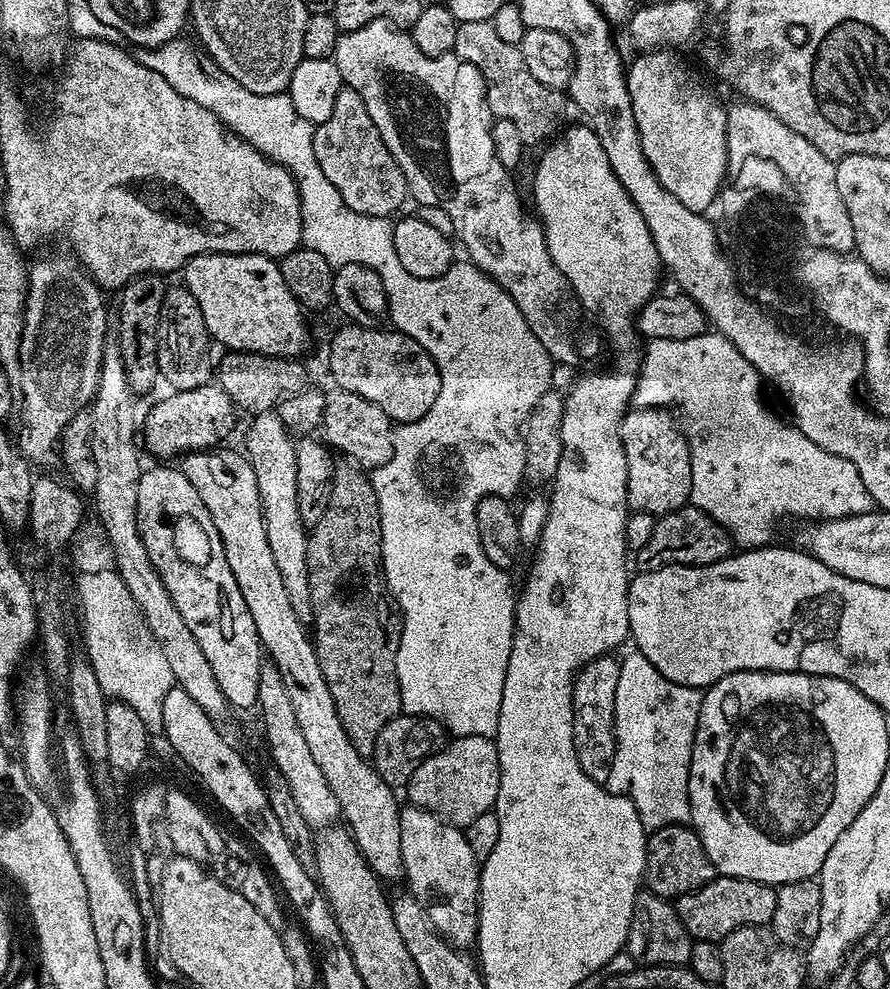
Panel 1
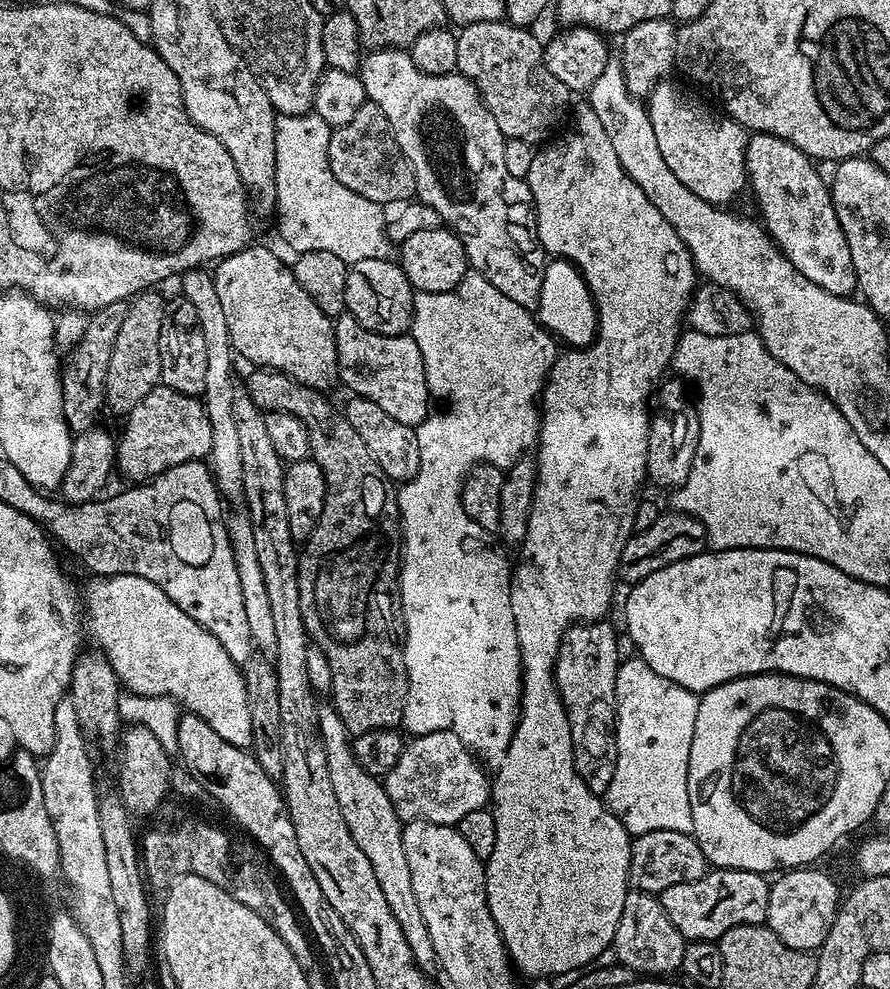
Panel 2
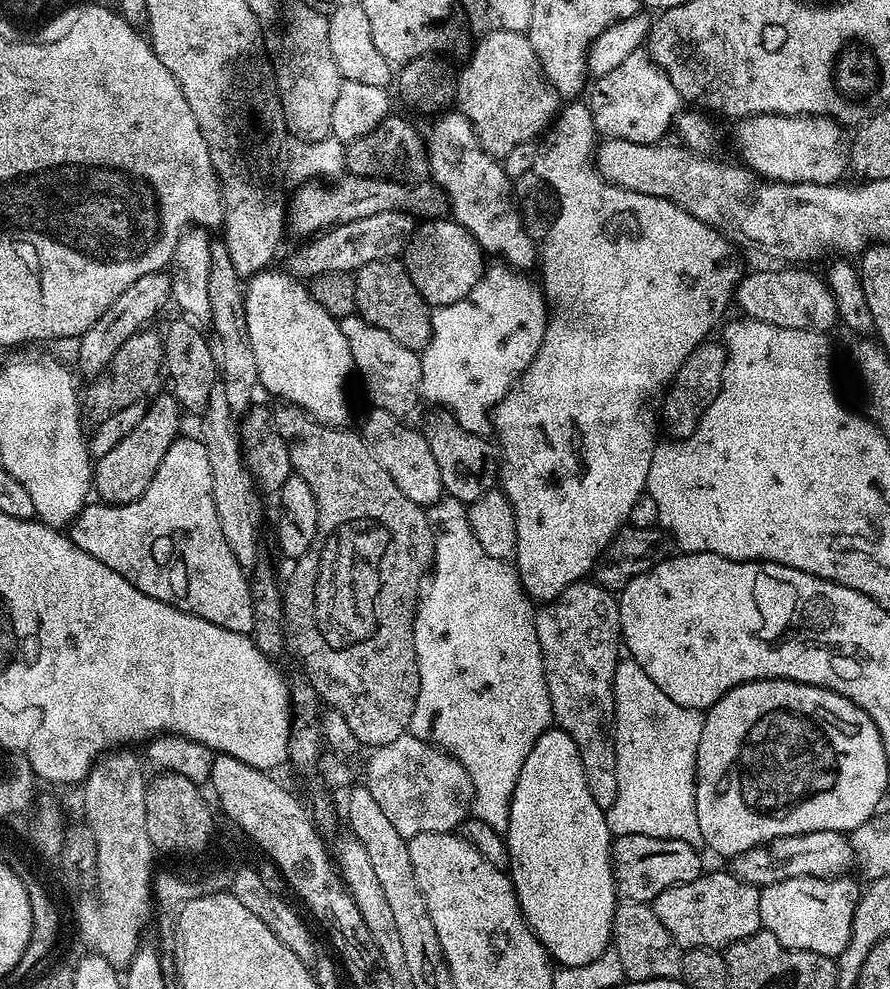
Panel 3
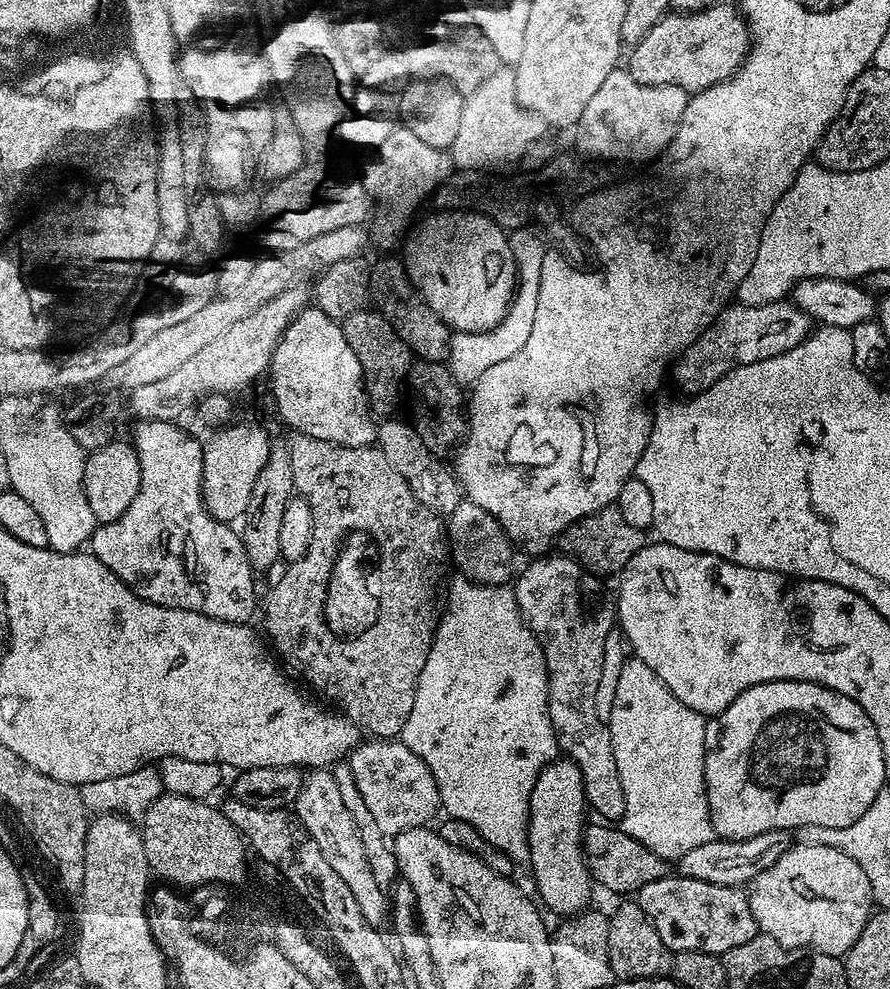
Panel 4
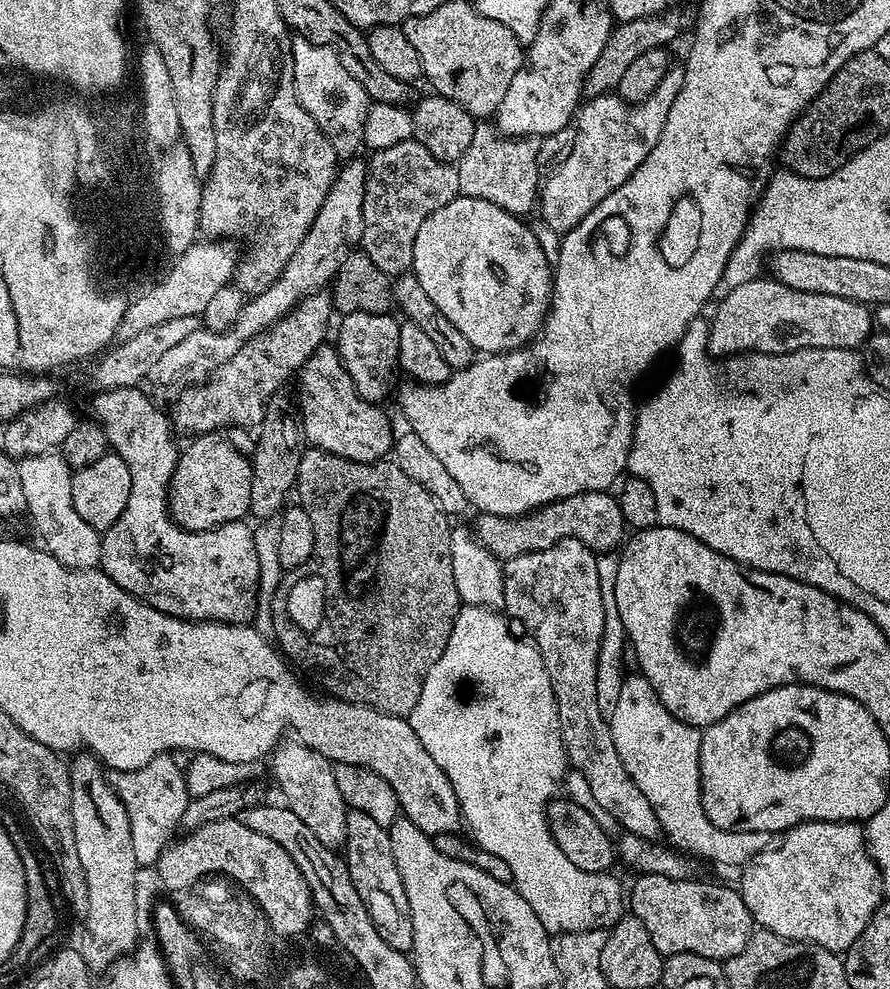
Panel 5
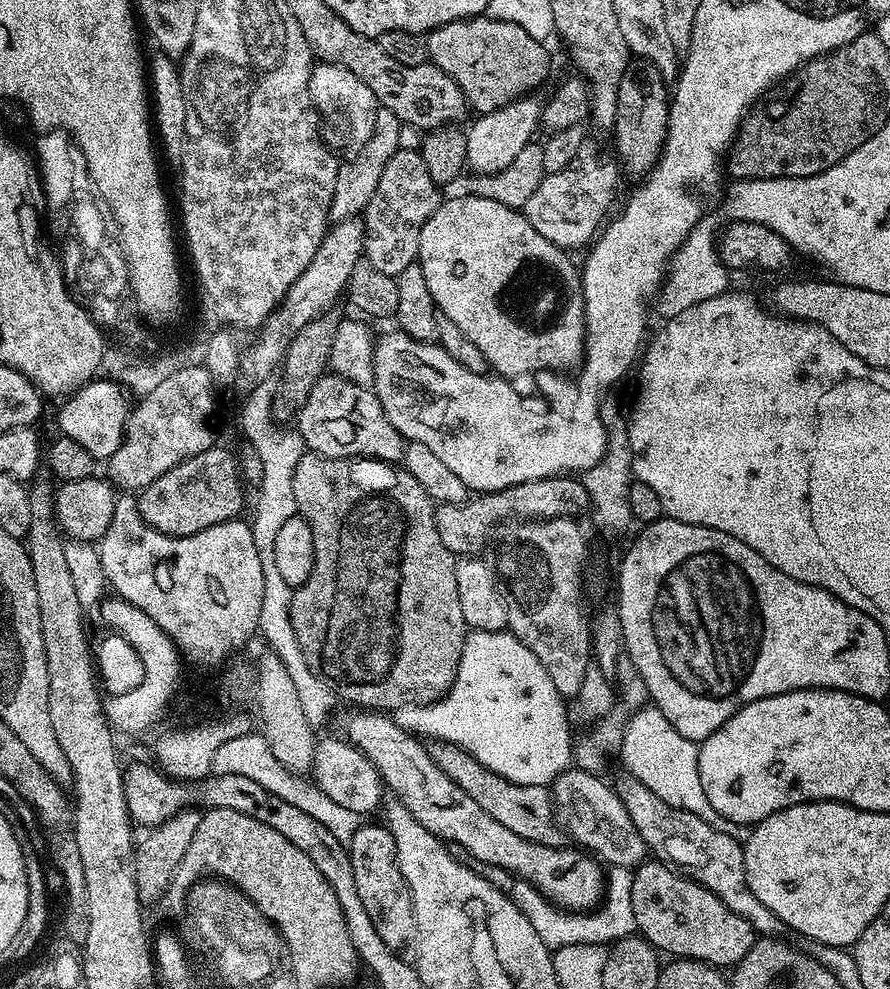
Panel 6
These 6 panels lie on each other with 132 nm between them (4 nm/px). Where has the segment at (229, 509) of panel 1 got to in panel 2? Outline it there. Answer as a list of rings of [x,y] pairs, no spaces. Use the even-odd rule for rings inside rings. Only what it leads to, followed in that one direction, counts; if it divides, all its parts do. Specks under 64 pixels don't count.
[[[328,702],[321,703],[316,714],[326,752],[326,766],[330,770],[330,783],[334,786],[334,798],[338,798],[338,810],[342,810],[342,818],[346,818],[350,838],[354,838],[354,842],[358,842],[358,850],[370,858],[370,866],[374,866],[374,878],[378,878],[378,886],[382,886],[390,914],[394,914],[394,919],[398,921],[413,960],[421,972],[431,973],[431,968],[437,967],[438,959],[434,942],[430,940],[430,930],[422,919],[422,910],[418,908],[418,898],[414,898],[414,882],[410,882],[410,866],[406,866],[406,850],[402,846],[402,822],[394,806],[390,806],[390,798],[383,783],[356,761],[350,734],[335,707]]]

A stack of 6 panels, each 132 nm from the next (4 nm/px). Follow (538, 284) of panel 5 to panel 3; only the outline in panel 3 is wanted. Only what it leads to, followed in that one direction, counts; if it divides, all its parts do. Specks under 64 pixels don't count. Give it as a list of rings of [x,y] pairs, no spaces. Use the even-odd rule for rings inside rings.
[[[428,218],[417,227],[408,241],[402,259],[414,286],[429,305],[439,306],[458,302],[484,275],[486,253],[461,224],[451,218]]]

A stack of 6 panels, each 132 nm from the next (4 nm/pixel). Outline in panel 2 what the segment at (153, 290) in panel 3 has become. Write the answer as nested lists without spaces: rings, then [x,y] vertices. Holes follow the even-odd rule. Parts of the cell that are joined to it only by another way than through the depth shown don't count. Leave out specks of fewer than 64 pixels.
[[[125,301],[110,302],[110,306],[97,308],[88,316],[88,325],[77,342],[76,347],[71,349],[72,365],[65,367],[62,372],[62,414],[64,421],[68,423],[68,430],[73,434],[89,431],[97,427],[100,416],[100,408],[105,407],[104,387],[106,386],[106,374],[110,366],[110,354],[114,350],[114,338],[118,338],[118,329],[122,326],[122,318],[126,318],[128,304]]]

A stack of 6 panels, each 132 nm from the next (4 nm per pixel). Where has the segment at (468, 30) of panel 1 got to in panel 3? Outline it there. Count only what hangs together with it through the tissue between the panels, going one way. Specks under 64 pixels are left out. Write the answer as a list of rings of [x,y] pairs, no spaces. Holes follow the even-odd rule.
[[[498,29],[483,33],[478,40],[480,41],[477,44],[475,41],[467,57],[468,65],[462,70],[459,69],[456,78],[456,100],[459,111],[471,122],[472,129],[476,131],[481,146],[492,156],[502,158],[510,154],[514,146],[535,141],[551,125],[558,115],[562,97],[546,78],[528,35],[514,30]]]

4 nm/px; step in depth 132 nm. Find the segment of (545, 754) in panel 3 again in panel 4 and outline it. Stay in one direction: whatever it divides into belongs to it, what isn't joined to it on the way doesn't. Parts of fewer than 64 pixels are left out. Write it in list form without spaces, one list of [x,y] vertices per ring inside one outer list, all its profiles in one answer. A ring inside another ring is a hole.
[[[557,758],[551,764],[545,764],[530,794],[527,863],[532,864],[539,903],[545,909],[548,907],[557,912],[560,918],[571,918],[585,911],[594,889],[588,863],[584,861],[584,812],[584,779],[576,763],[567,758]]]

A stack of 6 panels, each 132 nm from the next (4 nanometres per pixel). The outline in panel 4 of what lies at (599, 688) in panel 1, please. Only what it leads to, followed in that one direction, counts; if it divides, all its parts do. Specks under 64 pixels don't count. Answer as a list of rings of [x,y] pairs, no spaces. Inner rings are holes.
[[[568,554],[552,555],[533,559],[536,560],[533,564],[526,565],[521,572],[519,569],[514,580],[516,601],[528,629],[544,647],[548,667],[548,709],[550,722],[556,731],[559,751],[578,766],[584,779],[584,799],[587,807],[591,811],[593,808],[600,815],[597,817],[601,821],[619,822],[626,810],[626,794],[622,794],[622,778],[618,778],[618,762],[614,762],[614,746],[608,733],[608,725],[595,713],[603,651],[606,649],[607,635],[614,627],[614,604],[610,596],[604,593],[605,581],[595,572],[589,572]]]

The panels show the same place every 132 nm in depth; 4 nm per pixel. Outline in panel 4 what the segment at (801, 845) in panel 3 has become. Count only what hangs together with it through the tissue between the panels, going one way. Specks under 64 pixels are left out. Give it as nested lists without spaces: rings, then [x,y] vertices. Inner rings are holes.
[[[783,831],[758,834],[754,838],[745,840],[713,838],[710,842],[702,842],[702,846],[694,846],[694,850],[686,850],[686,854],[680,856],[679,875],[686,878],[698,878],[698,882],[710,882],[731,888],[751,885],[755,876],[762,874],[762,870],[774,866],[774,862],[782,858],[784,851],[790,847],[788,836],[789,833]]]

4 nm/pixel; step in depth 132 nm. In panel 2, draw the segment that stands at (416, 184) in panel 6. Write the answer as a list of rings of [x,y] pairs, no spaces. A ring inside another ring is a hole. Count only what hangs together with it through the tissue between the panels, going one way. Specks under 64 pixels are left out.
[[[366,102],[358,106],[350,122],[333,128],[328,146],[330,170],[342,186],[370,198],[370,202],[387,206],[392,203],[395,188],[409,187],[410,169],[398,142],[392,136],[392,127],[378,105]]]

